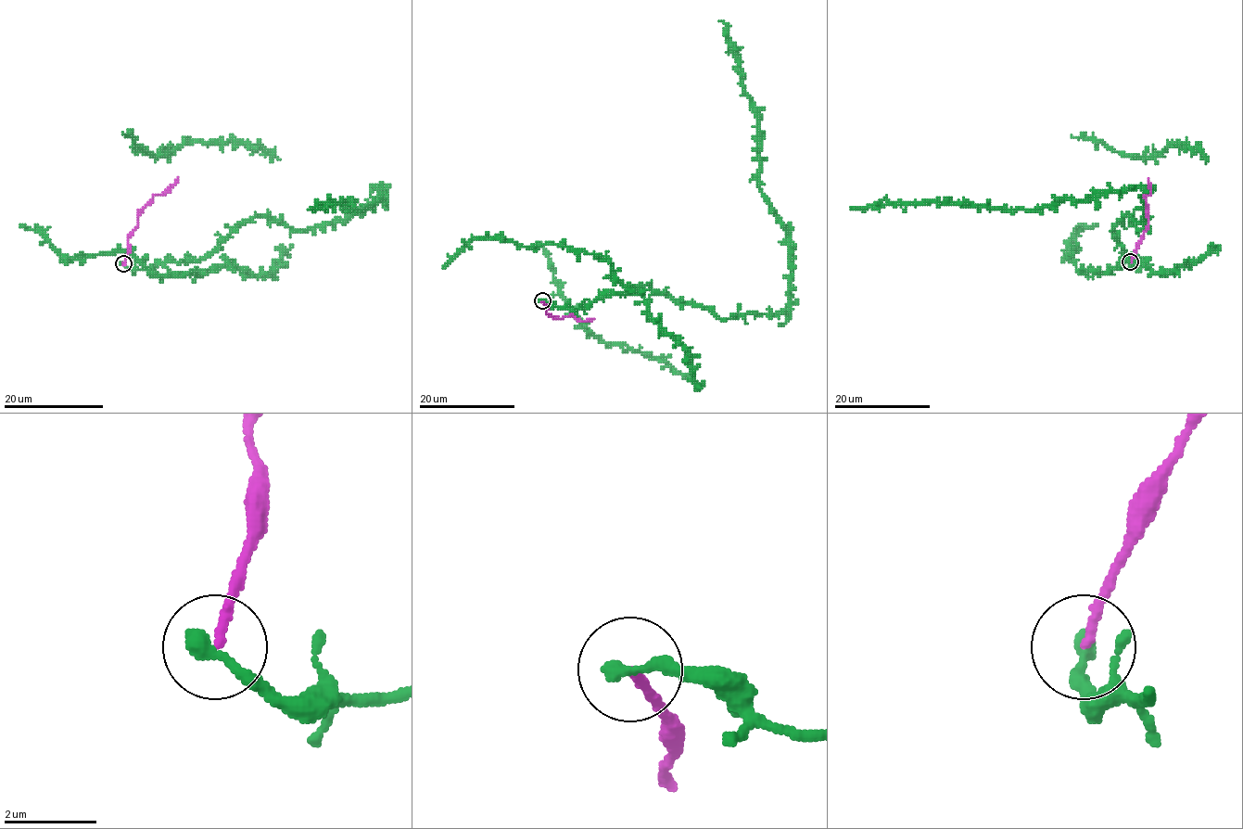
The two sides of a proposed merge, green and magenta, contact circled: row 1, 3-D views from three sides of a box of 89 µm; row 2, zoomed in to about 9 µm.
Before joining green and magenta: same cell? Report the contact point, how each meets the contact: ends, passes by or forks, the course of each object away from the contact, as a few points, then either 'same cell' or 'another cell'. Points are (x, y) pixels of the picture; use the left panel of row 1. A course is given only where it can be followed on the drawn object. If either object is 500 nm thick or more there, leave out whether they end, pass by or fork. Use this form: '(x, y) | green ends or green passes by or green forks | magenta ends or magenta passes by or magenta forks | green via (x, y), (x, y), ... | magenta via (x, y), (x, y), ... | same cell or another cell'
(123, 263) | green ends | magenta ends | green via (123, 264), (206, 258), (259, 216), (298, 230), (347, 222), (382, 187), (363, 210), (308, 209) | magenta via (123, 264), (127, 240), (135, 226), (138, 212), (155, 195), (163, 194), (177, 177) | another cell

